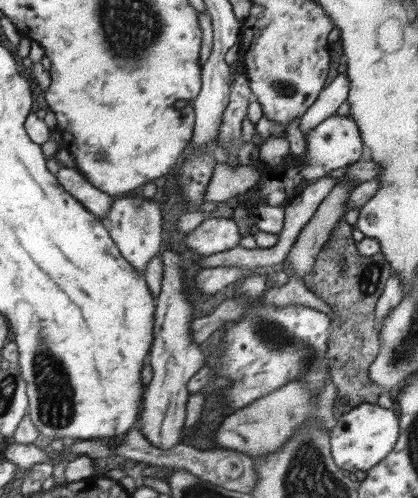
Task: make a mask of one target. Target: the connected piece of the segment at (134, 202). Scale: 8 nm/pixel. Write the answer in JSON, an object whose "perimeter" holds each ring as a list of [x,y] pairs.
{"perimeter":[[[118,196],[113,200],[113,206],[111,206],[107,220],[111,224],[109,234],[111,234],[113,242],[117,244],[119,252],[140,272],[145,271],[147,262],[157,255],[163,246],[163,226],[165,226],[163,206],[147,197]]]}

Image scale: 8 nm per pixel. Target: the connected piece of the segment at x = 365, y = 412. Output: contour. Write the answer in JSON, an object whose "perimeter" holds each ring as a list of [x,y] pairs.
{"perimeter":[[[377,403],[358,404],[349,412],[337,416],[329,432],[330,455],[341,470],[351,473],[356,470],[366,472],[391,452],[391,448],[397,442],[397,436],[399,436],[398,418],[391,408],[381,408]]]}

